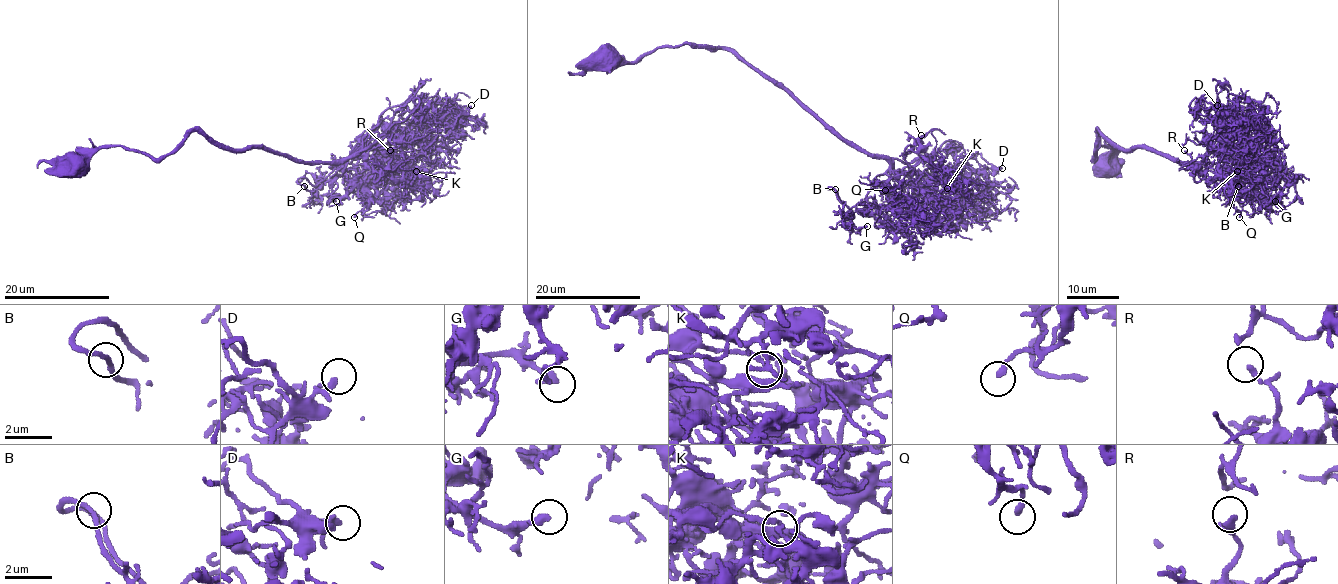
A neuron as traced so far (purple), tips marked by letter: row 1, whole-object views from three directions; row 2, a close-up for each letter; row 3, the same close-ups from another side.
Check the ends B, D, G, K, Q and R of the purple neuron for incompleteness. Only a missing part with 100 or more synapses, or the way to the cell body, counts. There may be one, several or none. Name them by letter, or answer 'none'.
G

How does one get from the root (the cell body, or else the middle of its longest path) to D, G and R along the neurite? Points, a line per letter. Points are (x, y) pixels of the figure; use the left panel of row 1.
D: (71, 165), (110, 146), (163, 158), (195, 130), (229, 149), (338, 161), (391, 107), (441, 120), (471, 105)
G: (71, 165), (110, 146), (163, 158), (195, 130), (303, 161), (358, 150), (317, 180), (312, 194), (336, 201)
R: (71, 165), (110, 146), (163, 158), (195, 130), (229, 149), (303, 161), (361, 151), (378, 171), (390, 150)

